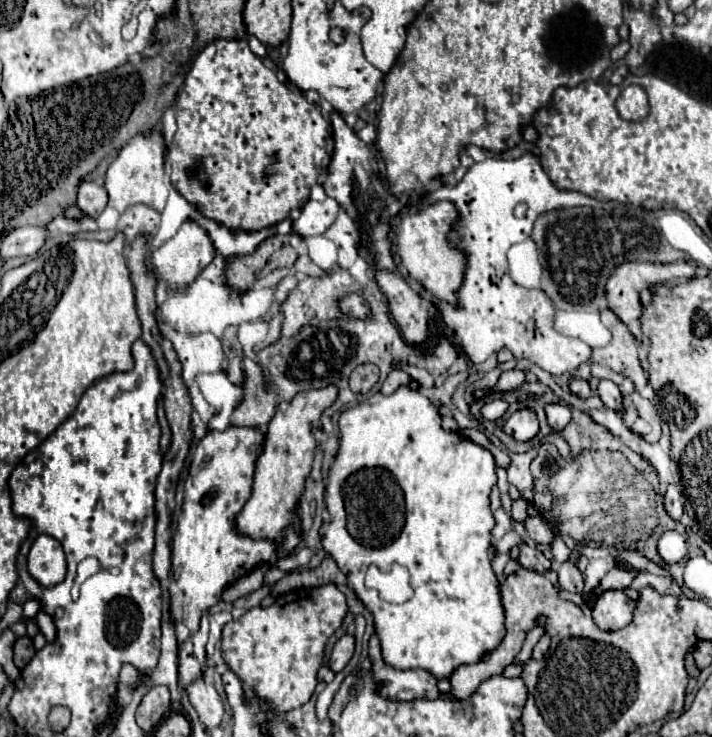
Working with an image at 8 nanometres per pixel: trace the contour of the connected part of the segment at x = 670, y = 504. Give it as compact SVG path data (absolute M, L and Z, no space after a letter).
M668 485L664 491L664 509L674 521L680 521L682 511L684 511L684 495L682 489L676 485Z

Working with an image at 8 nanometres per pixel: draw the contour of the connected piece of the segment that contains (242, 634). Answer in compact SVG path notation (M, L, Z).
M334 583L298 591L296 599L290 597L288 601L276 601L270 607L252 607L240 619L230 621L222 629L224 661L246 685L250 685L258 693L258 697L268 701L274 711L286 713L294 707L304 705L312 697L314 687L318 683L316 675L324 659L324 647L328 639L334 635L334 631L342 625L346 611L346 597Z

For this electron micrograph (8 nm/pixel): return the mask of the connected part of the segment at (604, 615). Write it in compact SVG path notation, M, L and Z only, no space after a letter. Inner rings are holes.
M604 591L592 609L592 619L602 631L616 631L632 621L636 611L636 601L632 601L624 591Z

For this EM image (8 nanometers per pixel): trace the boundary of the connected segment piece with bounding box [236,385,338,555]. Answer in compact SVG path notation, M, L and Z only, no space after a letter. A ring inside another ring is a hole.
M336 385L302 391L288 403L282 415L274 415L268 425L262 455L256 461L252 497L236 517L238 533L248 535L252 539L276 539L282 545L284 555L288 555L298 545L302 531L300 527L292 525L296 521L292 511L296 509L298 499L304 493L304 479L312 467L312 455L316 449L314 427L318 425L322 411L328 409L336 401L336 397Z

